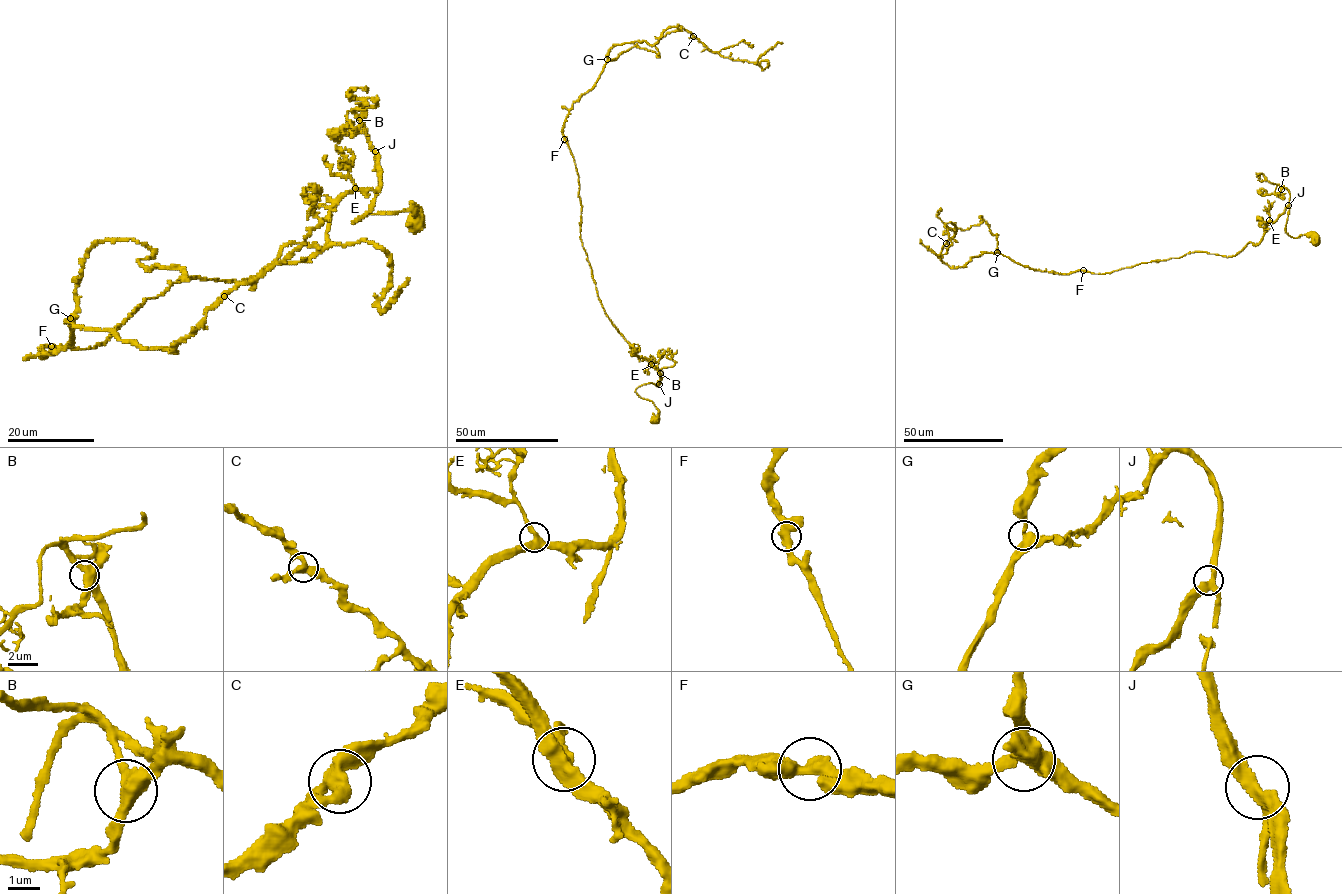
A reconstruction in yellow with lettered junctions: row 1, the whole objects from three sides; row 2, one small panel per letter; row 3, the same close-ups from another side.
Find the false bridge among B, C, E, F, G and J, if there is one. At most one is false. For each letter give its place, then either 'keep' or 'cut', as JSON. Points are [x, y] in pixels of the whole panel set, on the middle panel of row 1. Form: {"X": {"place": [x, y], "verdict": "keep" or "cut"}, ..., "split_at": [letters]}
{"B": {"place": [660, 373], "verdict": "keep"}, "C": {"place": [693, 36], "verdict": "keep"}, "E": {"place": [651, 364], "verdict": "keep"}, "F": {"place": [564, 139], "verdict": "keep"}, "G": {"place": [607, 59], "verdict": "keep"}, "J": {"place": [659, 384], "verdict": "keep"}, "split_at": []}

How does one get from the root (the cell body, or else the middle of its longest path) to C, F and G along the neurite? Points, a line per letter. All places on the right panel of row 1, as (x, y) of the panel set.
C: (1315, 240), (1289, 235), (1289, 206), (1234, 255), (1102, 274), (1041, 271), (997, 252), (950, 267), (946, 243)
F: (1315, 240), (1289, 235), (1289, 206), (1266, 221), (1260, 242), (1231, 257), (1195, 252), (1110, 273), (1083, 270)
G: (1315, 240), (1289, 235), (1289, 206), (1231, 257), (1058, 274), (997, 252)

